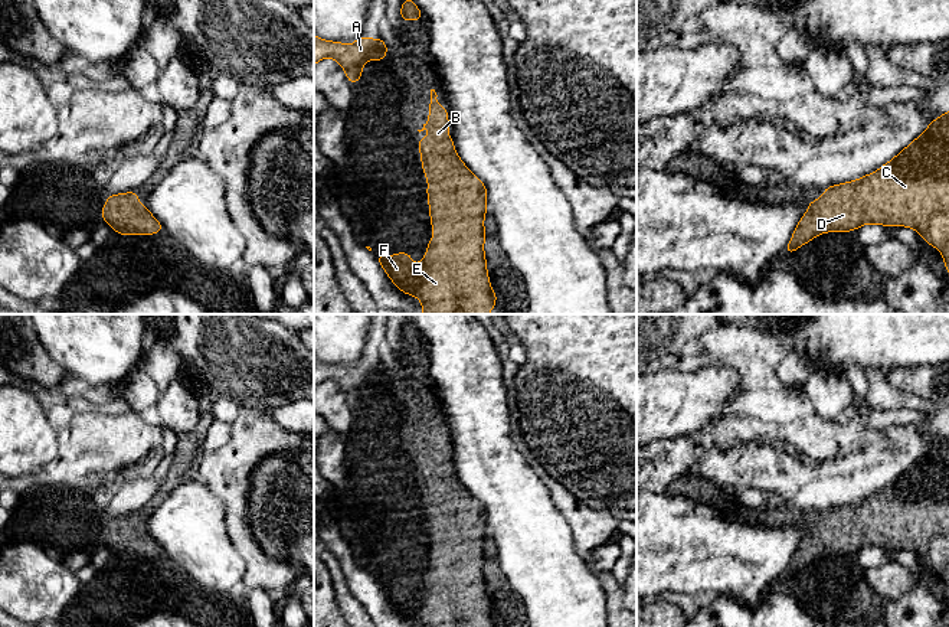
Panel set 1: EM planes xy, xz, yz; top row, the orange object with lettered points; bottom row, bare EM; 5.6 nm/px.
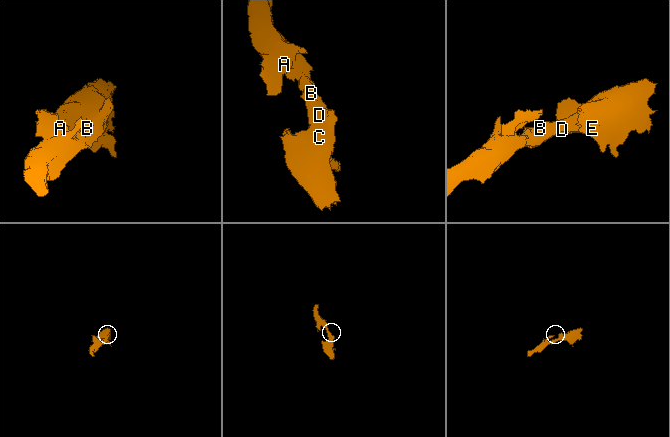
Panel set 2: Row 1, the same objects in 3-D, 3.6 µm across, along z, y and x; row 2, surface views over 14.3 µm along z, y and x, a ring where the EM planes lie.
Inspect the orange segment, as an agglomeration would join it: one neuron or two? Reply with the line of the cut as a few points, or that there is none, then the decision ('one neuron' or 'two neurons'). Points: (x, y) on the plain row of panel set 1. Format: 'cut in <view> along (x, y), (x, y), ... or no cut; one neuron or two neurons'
no cut; one neuron

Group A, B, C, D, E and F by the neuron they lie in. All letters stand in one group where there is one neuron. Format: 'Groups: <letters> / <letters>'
Groups: A B C D E F

